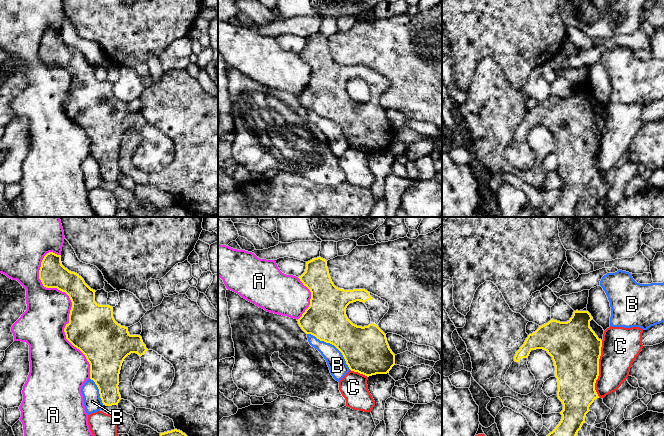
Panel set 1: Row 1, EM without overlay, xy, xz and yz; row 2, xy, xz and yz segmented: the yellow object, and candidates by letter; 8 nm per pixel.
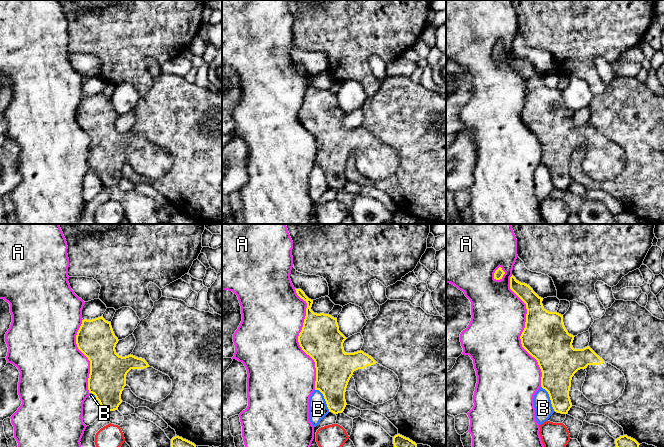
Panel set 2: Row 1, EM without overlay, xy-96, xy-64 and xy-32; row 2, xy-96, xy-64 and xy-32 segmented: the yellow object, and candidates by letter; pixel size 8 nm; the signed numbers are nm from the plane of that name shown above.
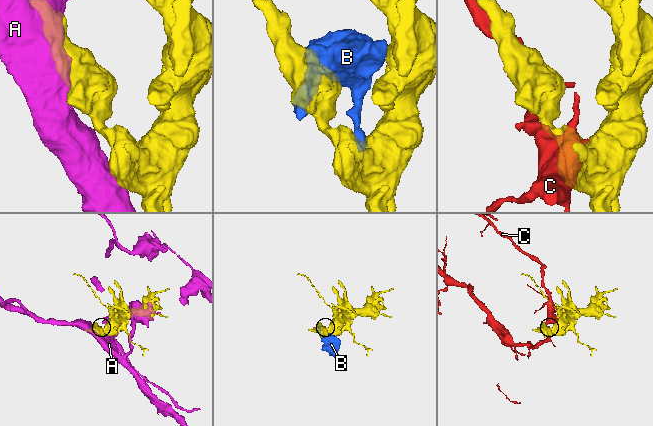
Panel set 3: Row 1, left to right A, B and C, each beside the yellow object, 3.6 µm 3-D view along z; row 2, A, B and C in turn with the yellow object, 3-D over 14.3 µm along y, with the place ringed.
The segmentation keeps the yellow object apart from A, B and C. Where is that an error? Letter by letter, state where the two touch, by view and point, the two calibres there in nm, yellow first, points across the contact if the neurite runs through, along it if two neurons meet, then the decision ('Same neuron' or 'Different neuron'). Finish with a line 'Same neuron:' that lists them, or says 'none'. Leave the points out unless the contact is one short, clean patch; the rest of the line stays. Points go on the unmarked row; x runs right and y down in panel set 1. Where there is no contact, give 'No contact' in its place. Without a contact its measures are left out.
A: Touches yellow at xy (71, 84). Thickness 400 nm (yellow) against 340 nm. Different neuron
B: Touches yellow at xz (332, 120). Thickness 340 nm (yellow) against 150 nm. Different neuron
C: Touches yellow at yz (598, 144). Thickness 400 nm (yellow) against 300 nm. Different neuron
Same neuron: none

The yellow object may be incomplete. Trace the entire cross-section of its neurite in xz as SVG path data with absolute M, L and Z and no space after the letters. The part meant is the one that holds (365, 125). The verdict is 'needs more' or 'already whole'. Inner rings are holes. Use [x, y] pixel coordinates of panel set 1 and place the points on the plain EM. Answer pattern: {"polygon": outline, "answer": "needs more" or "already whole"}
{"polygon": "M320 32L306 38L305 48L298 54L311 68L310 81L297 96L301 105L320 117L334 121L351 147L367 153L389 149L395 141L395 130L389 123L386 110L378 103L389 86L388 79L365 65L344 66L336 63L331 56L327 37ZM356 77L363 78L368 84L371 94L368 102L357 102L346 91L347 82Z", "answer": "needs more"}

